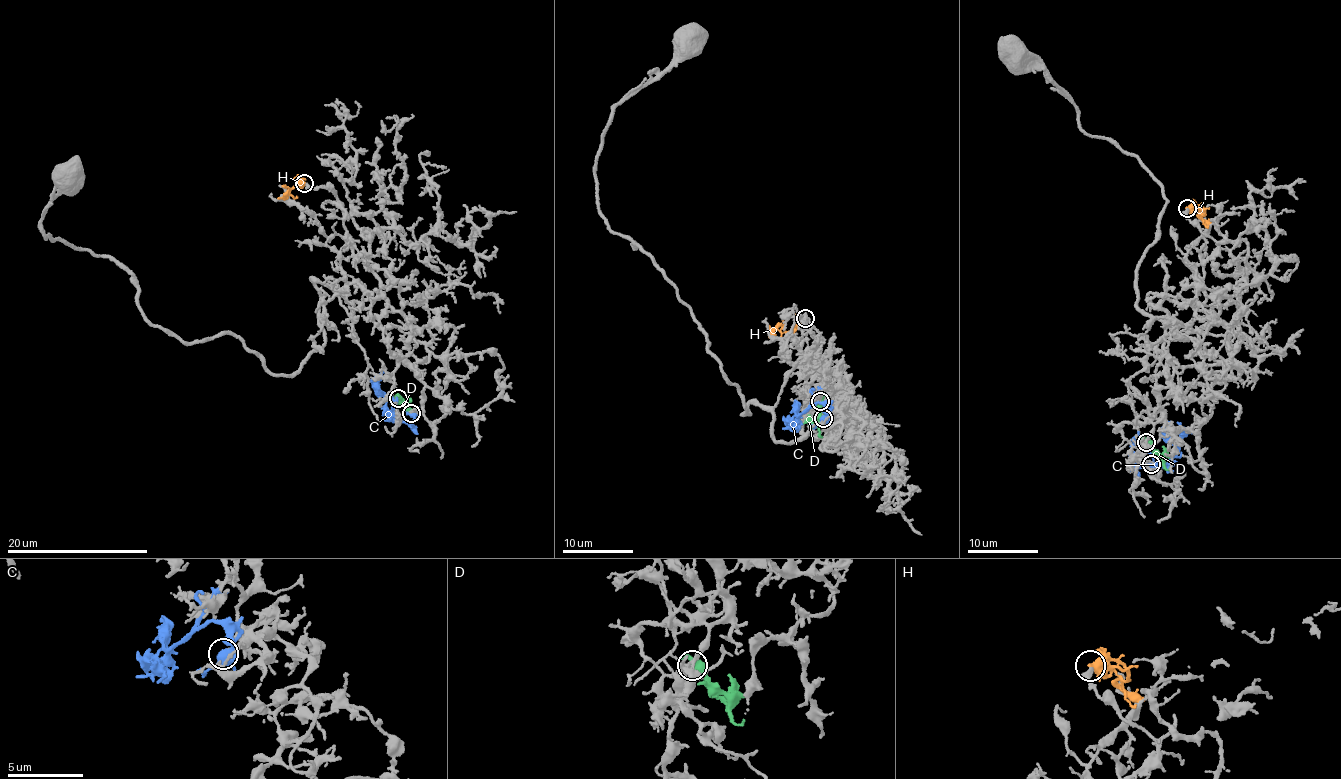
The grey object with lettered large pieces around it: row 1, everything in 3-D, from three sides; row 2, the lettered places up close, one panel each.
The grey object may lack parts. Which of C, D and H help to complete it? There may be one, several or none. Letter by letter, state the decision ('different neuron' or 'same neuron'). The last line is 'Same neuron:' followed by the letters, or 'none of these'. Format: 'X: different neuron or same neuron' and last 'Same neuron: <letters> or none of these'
C: different neuron
D: different neuron
H: different neuron
Same neuron: none of these

